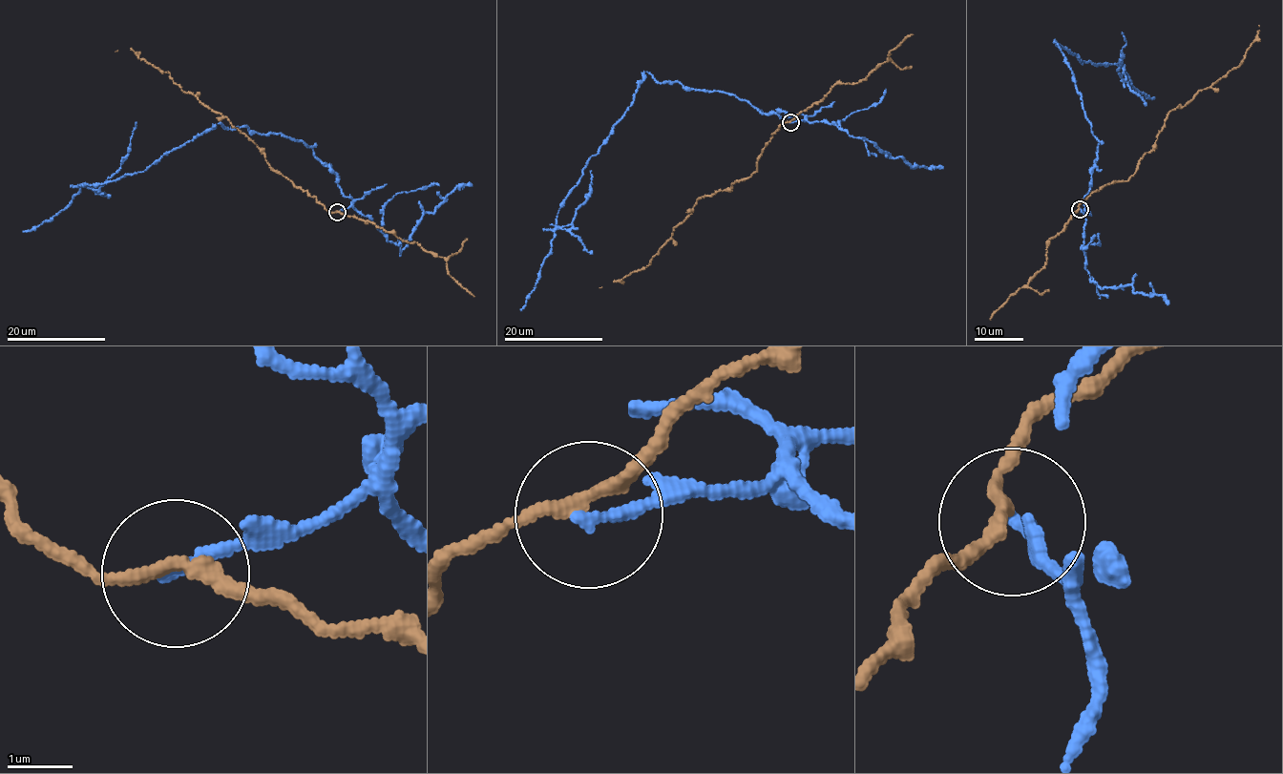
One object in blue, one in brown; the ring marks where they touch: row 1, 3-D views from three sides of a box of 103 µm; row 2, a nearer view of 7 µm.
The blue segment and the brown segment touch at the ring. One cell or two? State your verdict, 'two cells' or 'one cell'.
two cells

